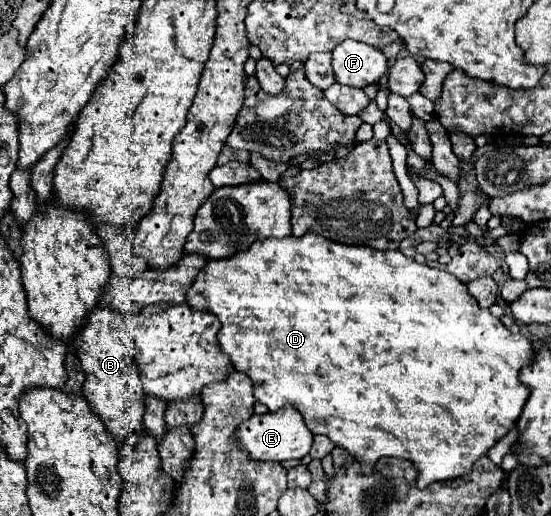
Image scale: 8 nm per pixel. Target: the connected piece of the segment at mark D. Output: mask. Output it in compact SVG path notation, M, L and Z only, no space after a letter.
M307 233L297 239L293 235L283 239L263 239L255 241L249 251L237 253L231 259L207 261L205 269L197 275L195 283L187 291L187 301L193 309L209 311L219 317L221 329L217 333L221 349L229 355L233 367L243 371L253 381L253 395L257 401L265 403L269 411L277 411L283 405L295 407L303 417L305 425L315 435L327 435L335 441L335 445L347 449L357 461L363 465L375 465L381 457L397 457L411 461L417 469L417 487L425 489L435 481L455 479L471 473L471 467L477 459L485 457L489 449L505 437L517 423L525 401L529 399L529 387L519 381L519 369L531 365L535 359L535 349L531 341L521 333L511 333L503 323L489 313L489 309L481 309L477 301L469 295L467 287L457 281L447 271L433 269L405 257L401 251L381 253L369 247L349 247L337 245L315 233Z

